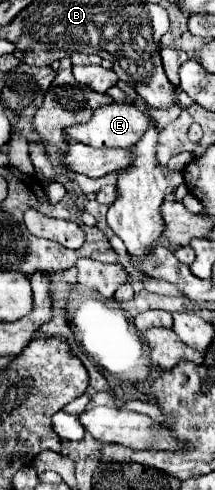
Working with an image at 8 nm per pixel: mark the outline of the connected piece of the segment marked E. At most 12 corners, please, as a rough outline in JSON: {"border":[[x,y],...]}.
{"border":[[135,105],[95,109],[65,135],[91,147],[135,145],[147,131],[147,111]]}

